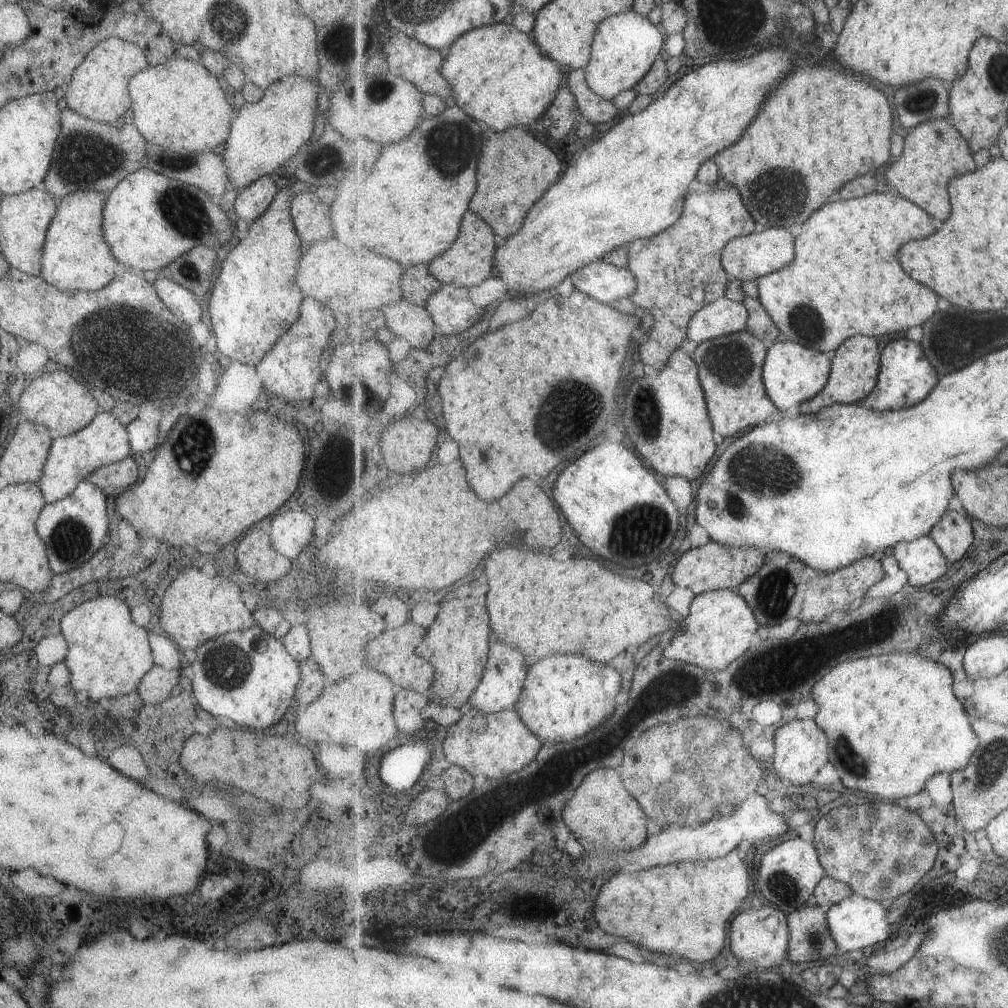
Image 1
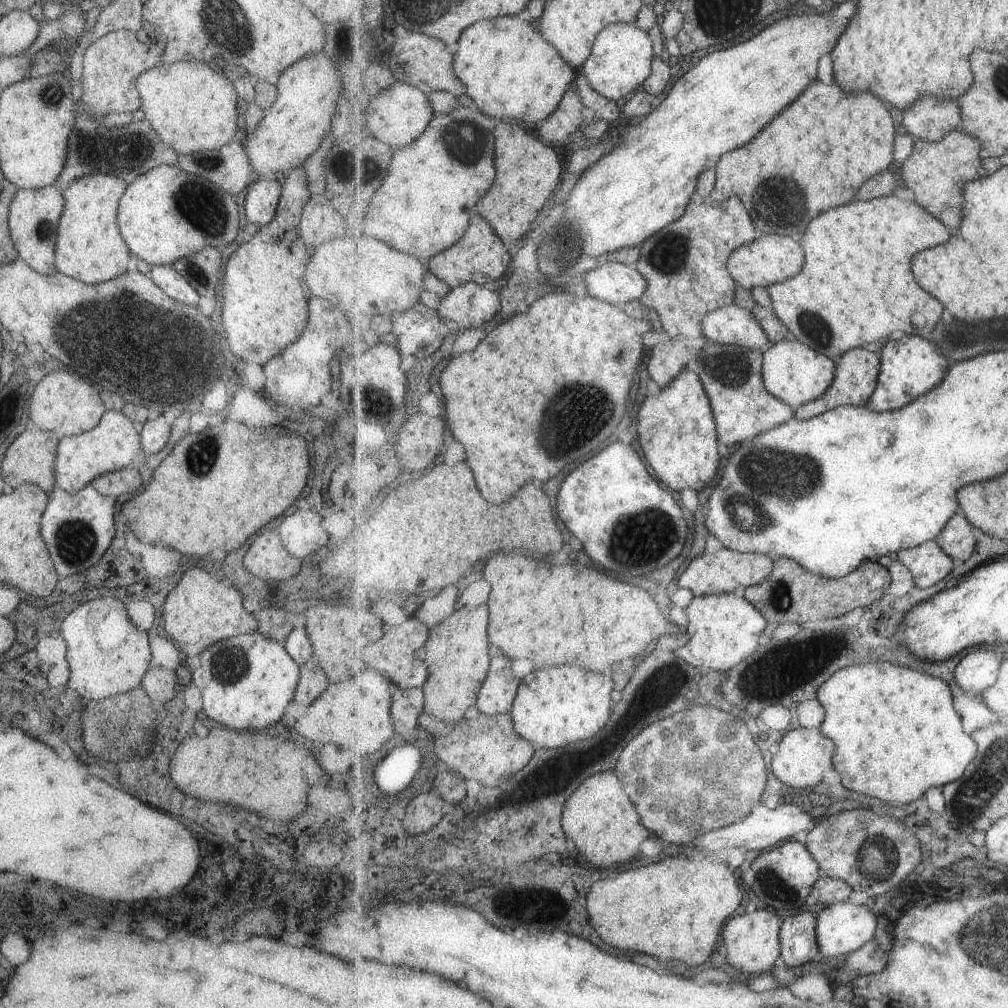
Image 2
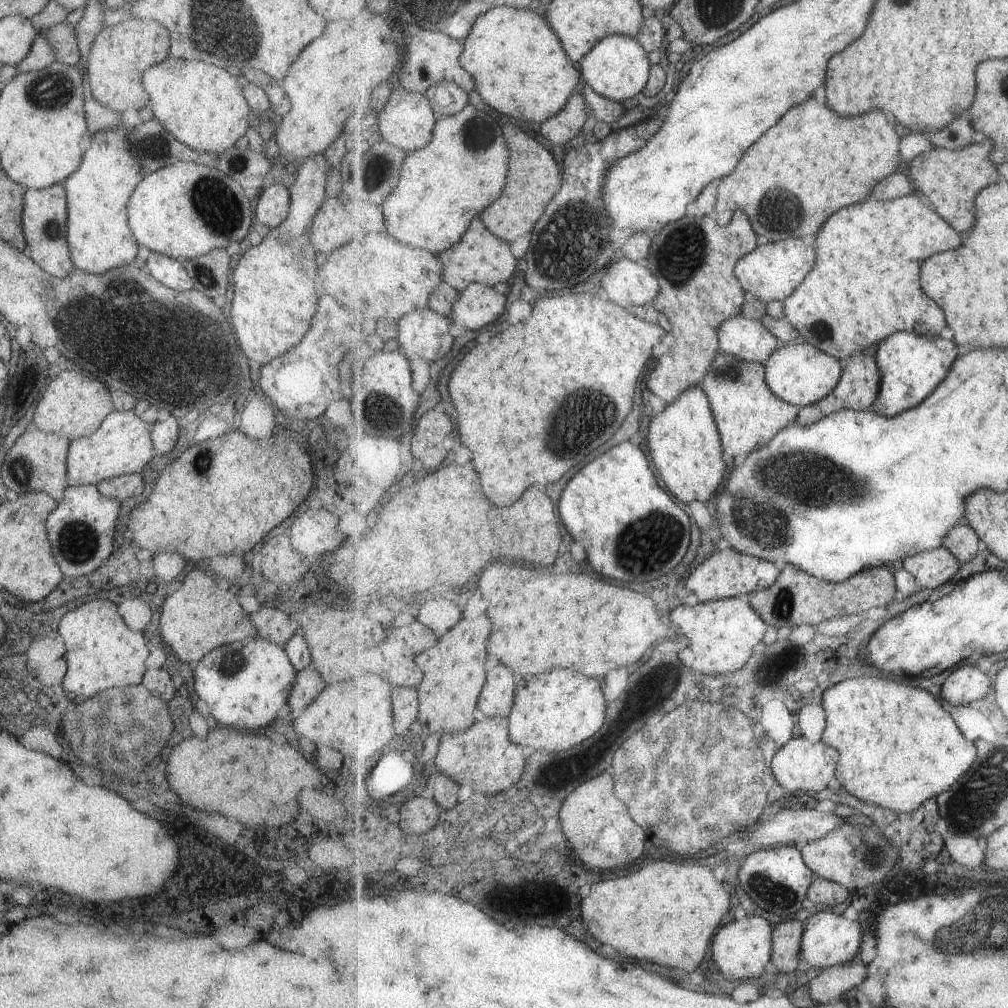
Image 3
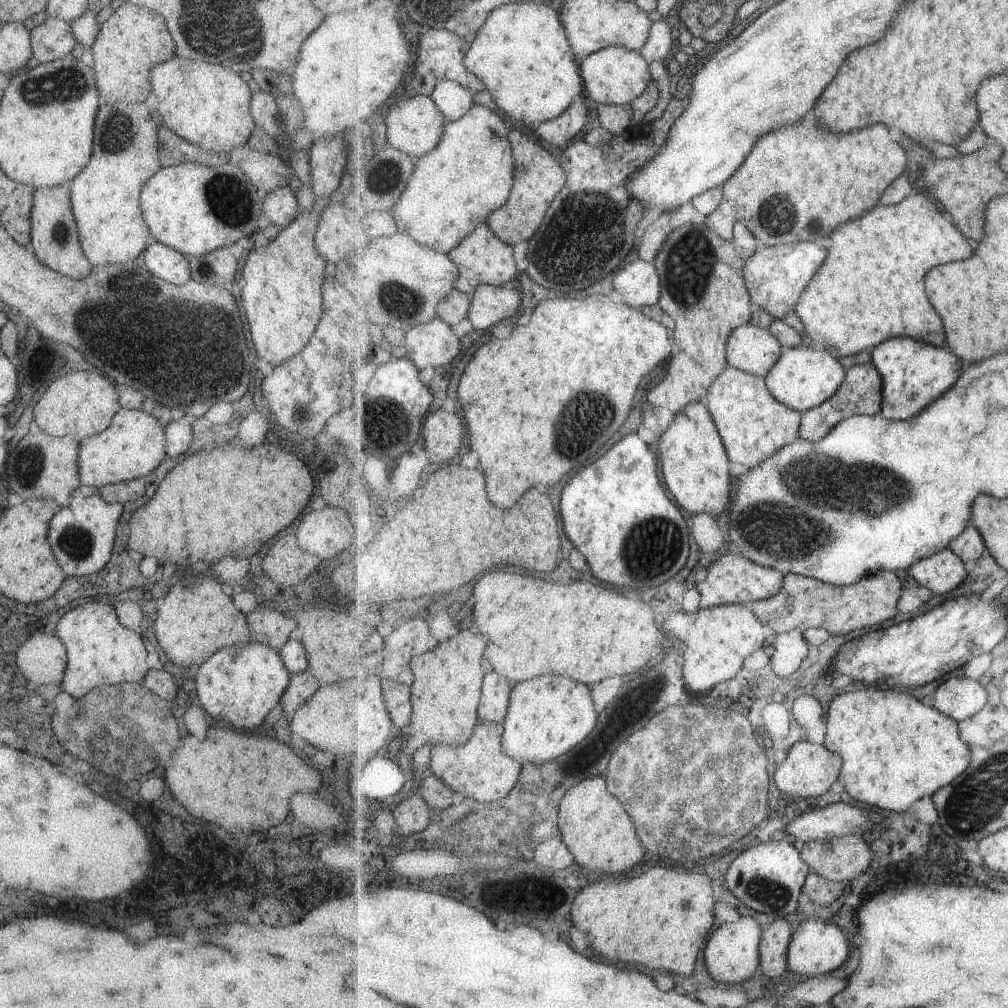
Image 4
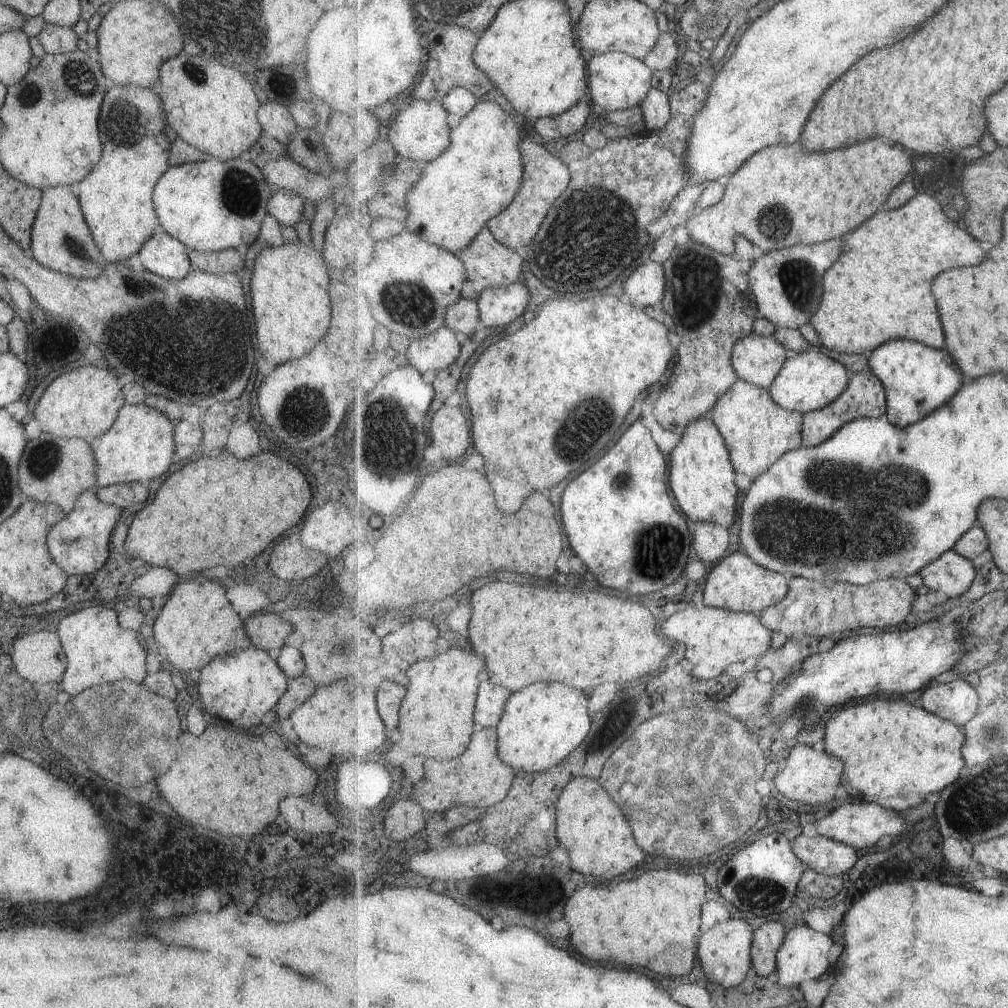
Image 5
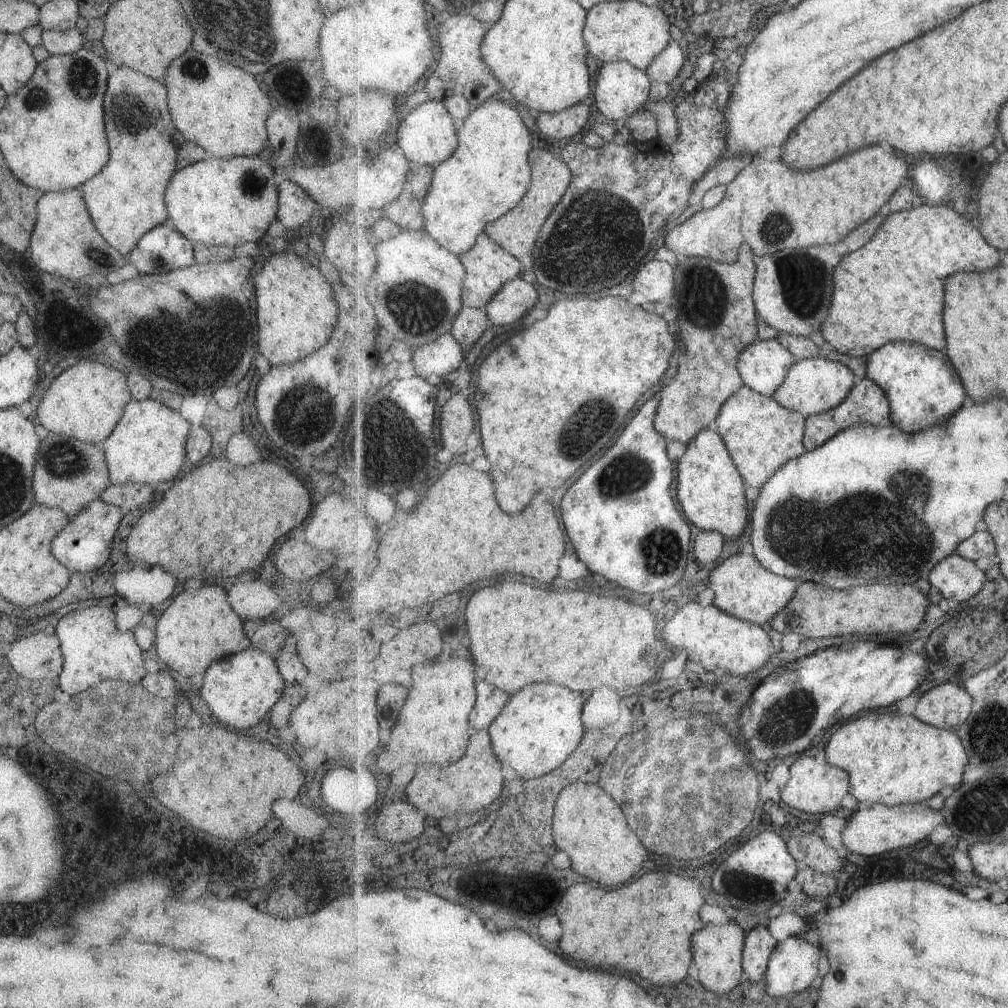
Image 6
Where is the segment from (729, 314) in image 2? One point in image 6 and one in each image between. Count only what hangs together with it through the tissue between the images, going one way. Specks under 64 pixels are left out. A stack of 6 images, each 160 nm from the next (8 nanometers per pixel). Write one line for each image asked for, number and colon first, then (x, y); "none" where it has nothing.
3: (751, 340)
4: (755, 350)
5: (758, 359)
6: (764, 365)

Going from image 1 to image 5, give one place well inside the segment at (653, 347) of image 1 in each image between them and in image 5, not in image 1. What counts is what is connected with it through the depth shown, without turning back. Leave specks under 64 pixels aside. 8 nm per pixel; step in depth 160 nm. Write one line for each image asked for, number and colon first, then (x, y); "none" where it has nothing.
2: (683, 293)
3: (696, 258)
4: (704, 287)
5: (710, 328)

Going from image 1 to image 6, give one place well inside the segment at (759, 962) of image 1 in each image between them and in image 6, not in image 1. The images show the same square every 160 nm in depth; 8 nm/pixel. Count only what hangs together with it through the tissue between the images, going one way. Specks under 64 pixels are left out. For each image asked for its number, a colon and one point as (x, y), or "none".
2: (752, 944)
3: (742, 949)
4: (732, 952)
5: (725, 951)
6: (718, 950)

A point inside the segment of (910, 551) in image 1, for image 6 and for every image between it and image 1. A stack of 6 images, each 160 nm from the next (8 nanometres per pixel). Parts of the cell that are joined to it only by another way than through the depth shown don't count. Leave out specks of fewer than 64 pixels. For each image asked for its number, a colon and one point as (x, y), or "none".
2: (929, 563)
3: (932, 569)
4: (945, 571)
5: (952, 574)
6: (958, 579)

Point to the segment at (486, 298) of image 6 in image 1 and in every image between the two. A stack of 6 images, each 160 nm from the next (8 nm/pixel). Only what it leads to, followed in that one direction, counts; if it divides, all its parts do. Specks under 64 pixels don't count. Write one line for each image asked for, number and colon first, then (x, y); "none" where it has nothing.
1: (470, 261)
2: (481, 256)
3: (480, 256)
4: (484, 259)
5: (490, 263)

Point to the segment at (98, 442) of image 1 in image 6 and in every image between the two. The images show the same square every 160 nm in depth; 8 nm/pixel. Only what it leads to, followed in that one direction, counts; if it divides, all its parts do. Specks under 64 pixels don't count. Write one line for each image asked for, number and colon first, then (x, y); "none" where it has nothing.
2: (111, 445)
3: (121, 444)
4: (132, 445)
5: (139, 445)
6: (147, 446)

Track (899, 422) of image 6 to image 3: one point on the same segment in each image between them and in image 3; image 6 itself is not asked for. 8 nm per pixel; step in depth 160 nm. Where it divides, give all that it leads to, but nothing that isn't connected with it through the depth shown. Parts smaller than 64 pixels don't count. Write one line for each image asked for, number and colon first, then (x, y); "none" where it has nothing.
3: (913, 366)
4: (916, 373)
5: (919, 379)

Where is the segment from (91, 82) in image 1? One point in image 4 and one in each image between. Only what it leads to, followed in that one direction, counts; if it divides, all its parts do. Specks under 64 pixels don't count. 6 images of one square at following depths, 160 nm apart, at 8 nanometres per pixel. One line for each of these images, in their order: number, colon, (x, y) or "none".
2: (111, 63)
3: (119, 54)
4: (132, 40)

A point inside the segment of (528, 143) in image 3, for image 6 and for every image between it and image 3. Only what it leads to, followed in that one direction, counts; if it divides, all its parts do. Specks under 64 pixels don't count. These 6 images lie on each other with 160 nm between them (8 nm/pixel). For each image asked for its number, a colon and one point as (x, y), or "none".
4: (539, 178)
5: (546, 177)
6: (517, 232)

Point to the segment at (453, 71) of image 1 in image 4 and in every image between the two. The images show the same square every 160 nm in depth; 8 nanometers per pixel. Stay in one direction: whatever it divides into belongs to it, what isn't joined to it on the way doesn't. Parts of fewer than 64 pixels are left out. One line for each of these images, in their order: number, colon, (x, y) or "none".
2: (511, 70)
3: (522, 69)
4: (523, 54)

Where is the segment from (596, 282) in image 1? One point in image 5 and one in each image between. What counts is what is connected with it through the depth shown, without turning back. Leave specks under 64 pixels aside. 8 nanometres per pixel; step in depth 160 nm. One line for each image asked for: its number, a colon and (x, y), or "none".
2: (617, 283)
3: (627, 283)
4: (640, 283)
5: (647, 285)

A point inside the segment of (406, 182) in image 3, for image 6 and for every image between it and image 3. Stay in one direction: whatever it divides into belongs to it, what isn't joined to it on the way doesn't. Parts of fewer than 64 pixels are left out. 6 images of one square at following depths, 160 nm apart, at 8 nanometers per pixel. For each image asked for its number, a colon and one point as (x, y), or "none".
4: (471, 173)
5: (479, 175)
6: (490, 173)

